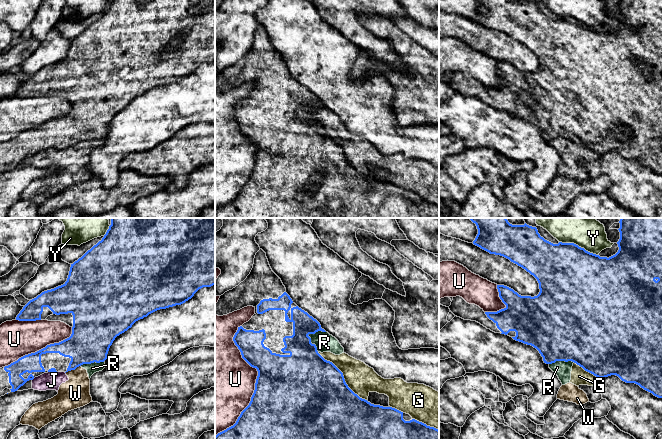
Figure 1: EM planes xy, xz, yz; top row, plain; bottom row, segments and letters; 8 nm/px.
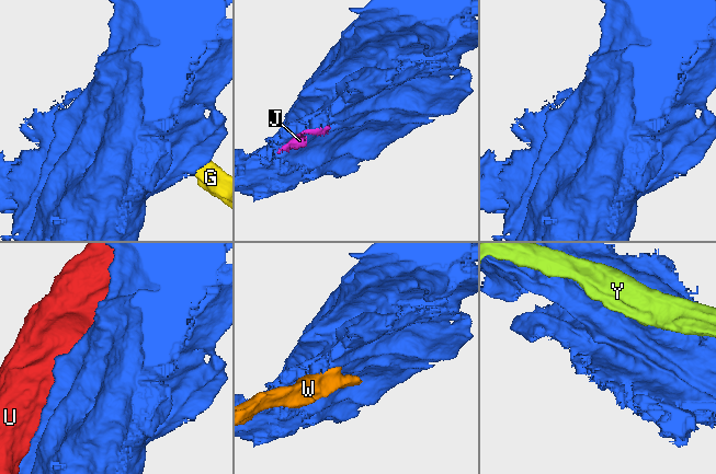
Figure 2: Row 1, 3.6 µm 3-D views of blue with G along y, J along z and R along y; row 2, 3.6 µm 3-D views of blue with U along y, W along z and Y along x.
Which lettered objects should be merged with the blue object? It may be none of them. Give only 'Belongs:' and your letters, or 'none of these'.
Belongs: none of these

